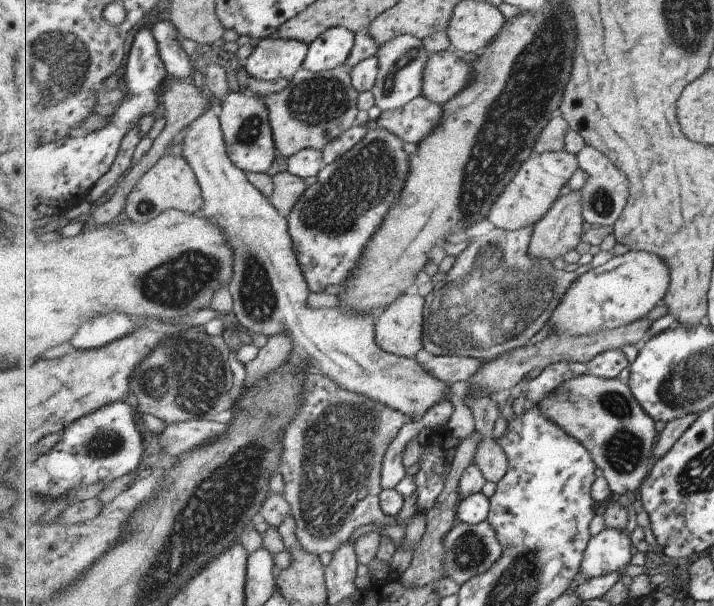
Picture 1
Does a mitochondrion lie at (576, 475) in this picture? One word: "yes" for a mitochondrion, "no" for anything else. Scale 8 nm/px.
no

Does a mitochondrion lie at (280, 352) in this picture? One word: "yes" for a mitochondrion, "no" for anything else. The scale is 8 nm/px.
no

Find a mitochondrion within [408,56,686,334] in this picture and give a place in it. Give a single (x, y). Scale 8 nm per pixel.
(602, 205)

